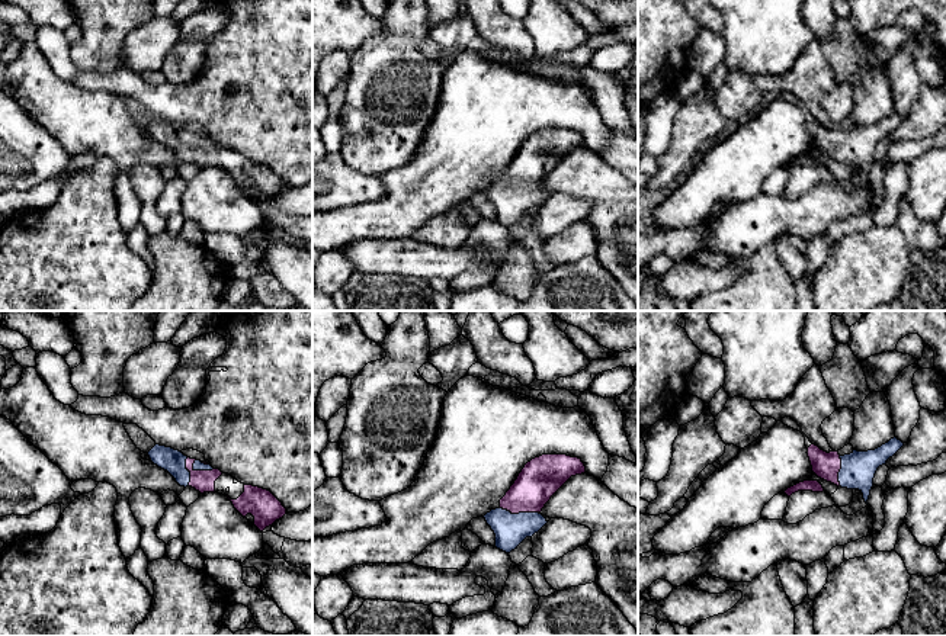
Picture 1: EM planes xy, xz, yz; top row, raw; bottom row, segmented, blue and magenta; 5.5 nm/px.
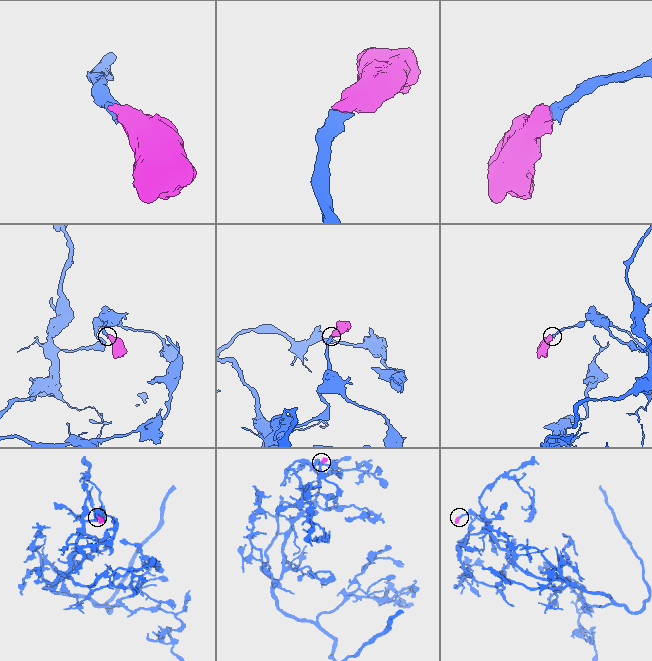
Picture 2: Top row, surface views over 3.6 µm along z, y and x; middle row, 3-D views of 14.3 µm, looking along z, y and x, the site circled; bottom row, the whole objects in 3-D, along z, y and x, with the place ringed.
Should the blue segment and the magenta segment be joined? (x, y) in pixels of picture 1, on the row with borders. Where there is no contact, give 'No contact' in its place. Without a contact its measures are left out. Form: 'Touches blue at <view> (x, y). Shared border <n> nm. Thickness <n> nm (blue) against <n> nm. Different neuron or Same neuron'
Touches blue at xz (519, 513). Shared border 220 nm. Thickness 180 nm (blue) against 220 nm. Same neuron

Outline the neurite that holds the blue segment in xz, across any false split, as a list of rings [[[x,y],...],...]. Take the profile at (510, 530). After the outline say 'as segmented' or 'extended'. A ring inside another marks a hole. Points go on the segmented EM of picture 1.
[[[542,454],[525,465],[500,507],[484,515],[496,534],[496,547],[510,553],[548,521],[541,514],[551,497],[571,478],[586,472],[578,457]]]; extended

